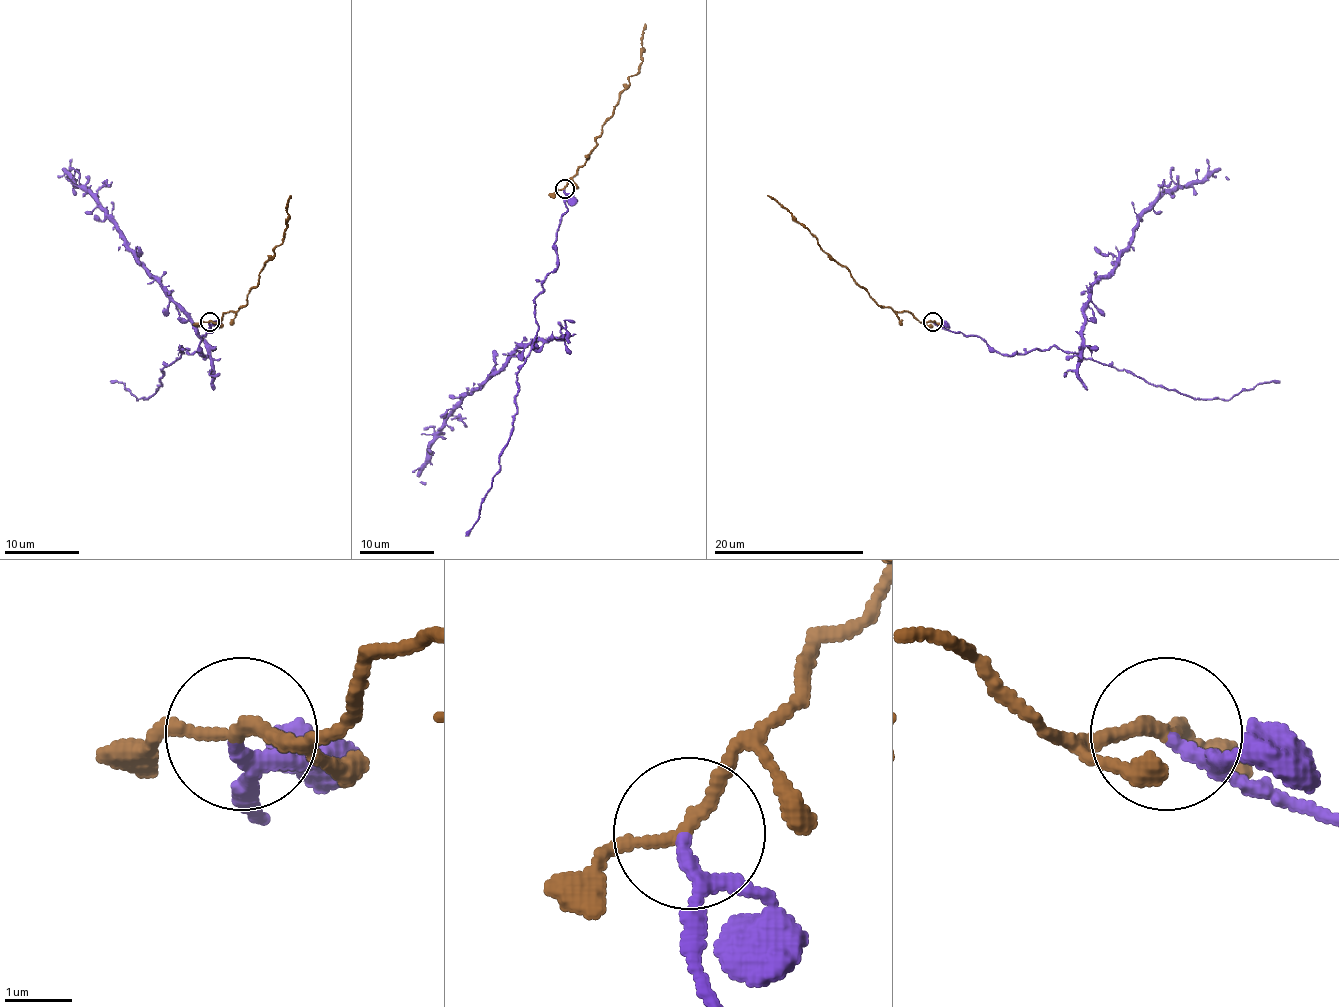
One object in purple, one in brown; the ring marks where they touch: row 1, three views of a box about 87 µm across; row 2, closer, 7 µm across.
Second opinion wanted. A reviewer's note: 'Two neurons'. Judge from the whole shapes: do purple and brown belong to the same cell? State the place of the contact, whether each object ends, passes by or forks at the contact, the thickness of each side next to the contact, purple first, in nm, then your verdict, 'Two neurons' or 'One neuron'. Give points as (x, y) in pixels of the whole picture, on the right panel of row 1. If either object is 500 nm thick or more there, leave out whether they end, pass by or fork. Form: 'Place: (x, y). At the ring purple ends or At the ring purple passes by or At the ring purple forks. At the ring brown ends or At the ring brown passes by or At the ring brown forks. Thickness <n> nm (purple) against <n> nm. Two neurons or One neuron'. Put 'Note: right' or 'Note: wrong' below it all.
Place: (933, 322). At the ring purple passes by. At the ring brown passes by. Thickness 150 nm (purple) against 170 nm. One neuron
Note: wrong

